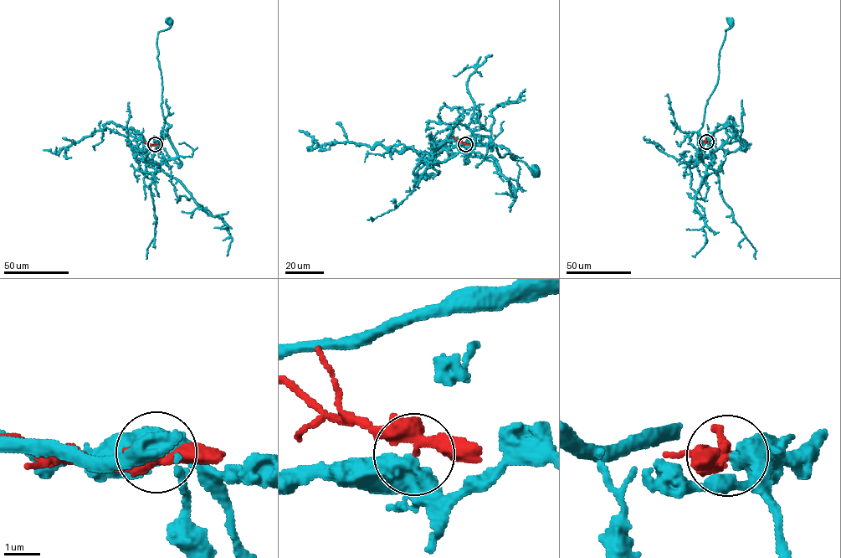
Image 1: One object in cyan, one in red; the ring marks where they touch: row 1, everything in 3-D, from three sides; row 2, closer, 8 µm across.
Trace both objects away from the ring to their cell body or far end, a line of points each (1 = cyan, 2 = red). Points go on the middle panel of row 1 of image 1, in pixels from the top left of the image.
1: (465, 144), (449, 142), (474, 135), (484, 136), (496, 145), (499, 157), (510, 154), (512, 158), (535, 172)
2: (465, 144), (453, 137)

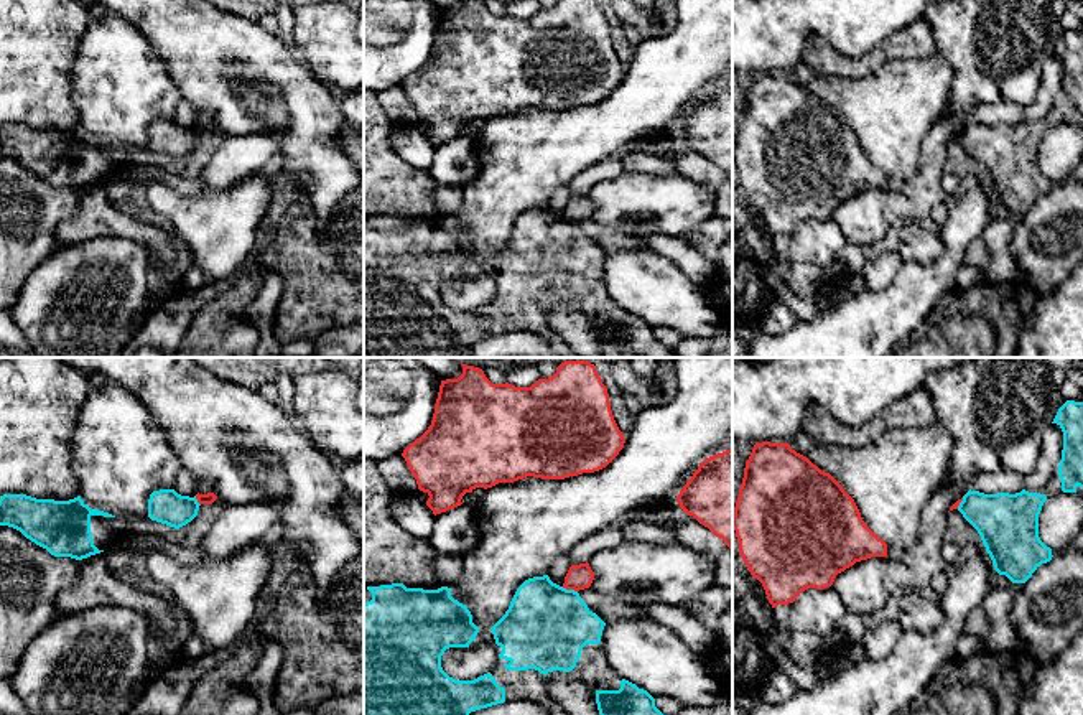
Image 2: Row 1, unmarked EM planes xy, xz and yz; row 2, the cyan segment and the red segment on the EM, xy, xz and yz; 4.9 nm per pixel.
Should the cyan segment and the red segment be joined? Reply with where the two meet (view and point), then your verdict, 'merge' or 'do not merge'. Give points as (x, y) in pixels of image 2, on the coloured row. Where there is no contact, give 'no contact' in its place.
xz (570, 590) | do not merge

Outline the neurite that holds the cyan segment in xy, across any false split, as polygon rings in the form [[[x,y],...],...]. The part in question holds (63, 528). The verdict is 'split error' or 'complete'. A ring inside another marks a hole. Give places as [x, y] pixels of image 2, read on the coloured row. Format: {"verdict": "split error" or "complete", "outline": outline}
{"verdict": "complete", "outline": [[[26,494],[0,496],[0,526],[20,530],[54,557],[82,560],[104,552],[92,540],[92,516],[115,517],[91,509],[81,496],[69,501],[36,499]]]}

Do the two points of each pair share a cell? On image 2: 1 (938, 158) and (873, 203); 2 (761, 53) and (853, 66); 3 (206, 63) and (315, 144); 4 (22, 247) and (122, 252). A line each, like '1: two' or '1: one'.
1: one
2: two
3: one
4: two

